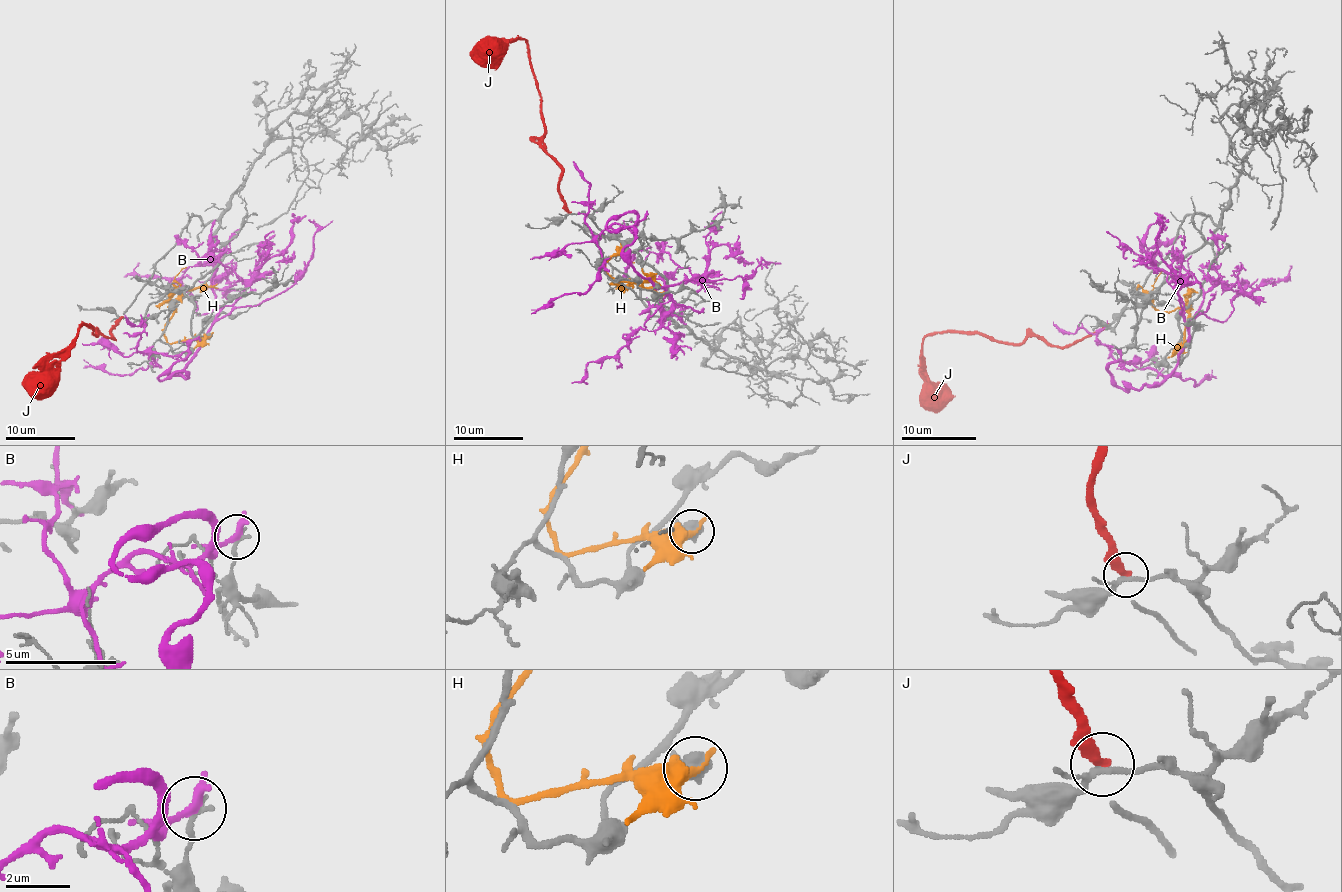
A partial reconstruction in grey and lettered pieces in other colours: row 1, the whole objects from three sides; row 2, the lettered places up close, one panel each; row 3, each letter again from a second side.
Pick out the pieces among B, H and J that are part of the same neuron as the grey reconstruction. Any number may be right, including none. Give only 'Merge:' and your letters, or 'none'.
Merge: none

